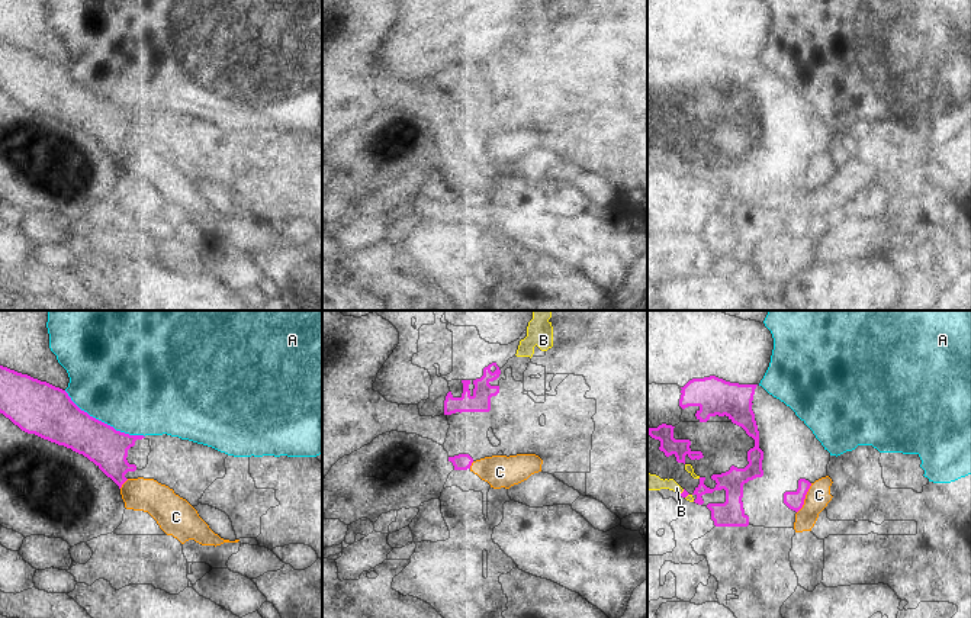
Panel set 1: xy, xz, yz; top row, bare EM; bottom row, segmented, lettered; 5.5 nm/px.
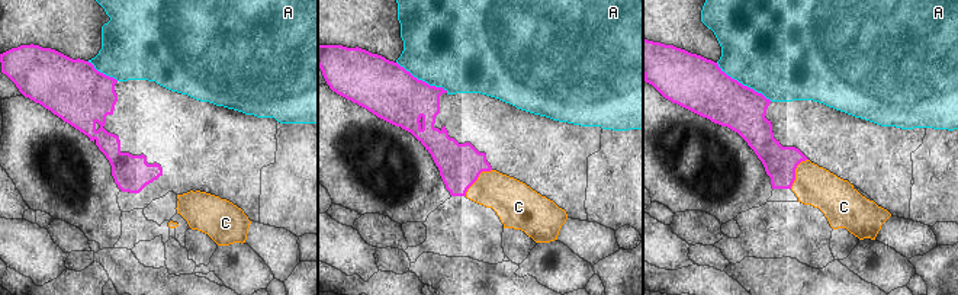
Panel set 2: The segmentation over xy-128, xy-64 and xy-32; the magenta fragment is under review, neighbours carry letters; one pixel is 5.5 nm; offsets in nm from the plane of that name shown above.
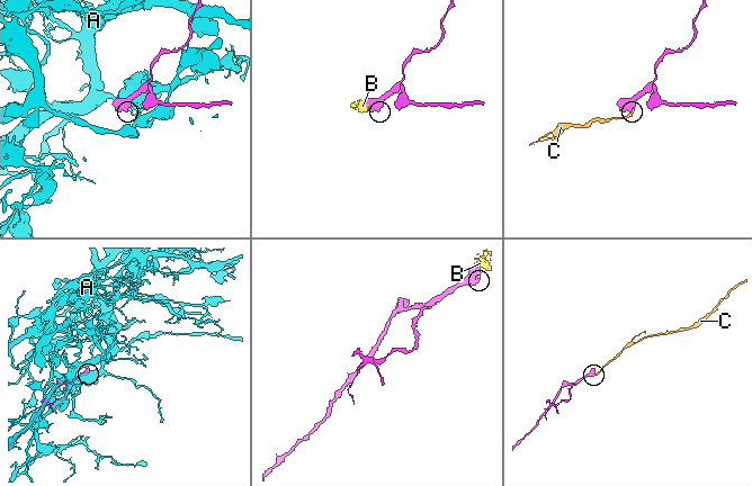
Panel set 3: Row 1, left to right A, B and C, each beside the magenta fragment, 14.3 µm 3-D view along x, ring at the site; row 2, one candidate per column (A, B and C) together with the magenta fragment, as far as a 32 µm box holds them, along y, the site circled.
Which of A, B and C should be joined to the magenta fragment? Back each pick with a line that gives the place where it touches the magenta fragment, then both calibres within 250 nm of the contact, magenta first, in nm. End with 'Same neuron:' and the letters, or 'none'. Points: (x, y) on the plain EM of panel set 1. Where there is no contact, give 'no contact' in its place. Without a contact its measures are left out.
B: contact yz (682, 167); calibres 40 and 100 nm
Same neuron: B

